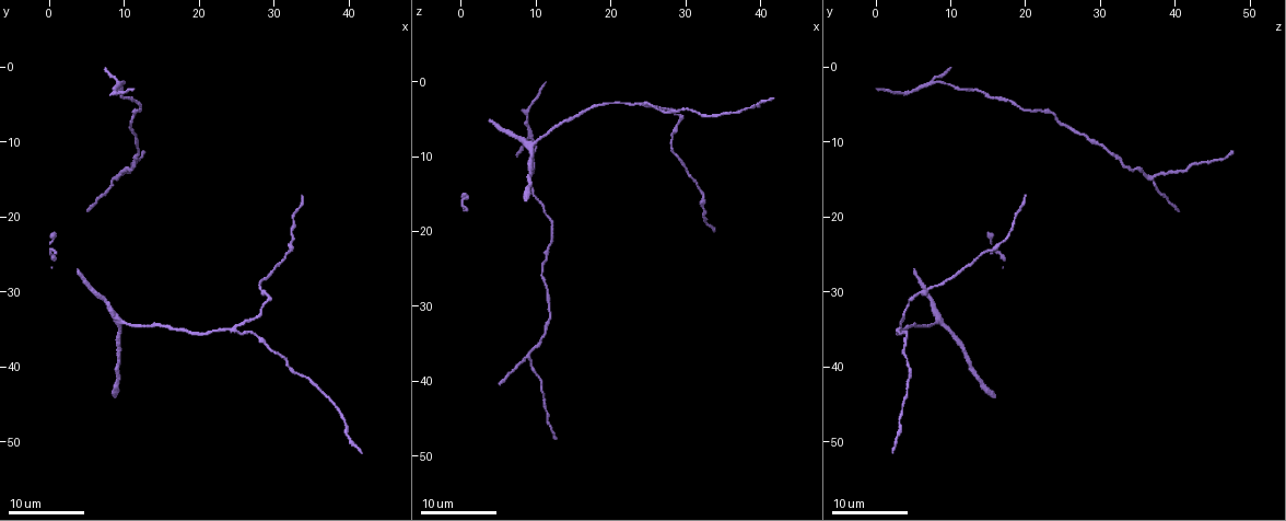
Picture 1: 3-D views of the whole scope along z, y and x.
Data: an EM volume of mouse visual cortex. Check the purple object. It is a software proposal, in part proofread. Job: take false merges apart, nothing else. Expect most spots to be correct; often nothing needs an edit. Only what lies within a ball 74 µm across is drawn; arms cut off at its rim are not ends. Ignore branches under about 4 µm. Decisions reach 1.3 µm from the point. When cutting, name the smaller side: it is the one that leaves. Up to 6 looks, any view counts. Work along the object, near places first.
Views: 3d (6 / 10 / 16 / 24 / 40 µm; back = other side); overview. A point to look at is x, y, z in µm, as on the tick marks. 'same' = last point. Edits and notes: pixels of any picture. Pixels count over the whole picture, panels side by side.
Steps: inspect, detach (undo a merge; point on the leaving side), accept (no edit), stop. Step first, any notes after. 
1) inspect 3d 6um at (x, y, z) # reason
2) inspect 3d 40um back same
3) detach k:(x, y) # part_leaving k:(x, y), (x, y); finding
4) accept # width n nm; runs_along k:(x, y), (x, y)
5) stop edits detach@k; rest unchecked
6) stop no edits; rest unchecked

inspect 3d 10um at (10.0, 34.0, 8.0) # a fork

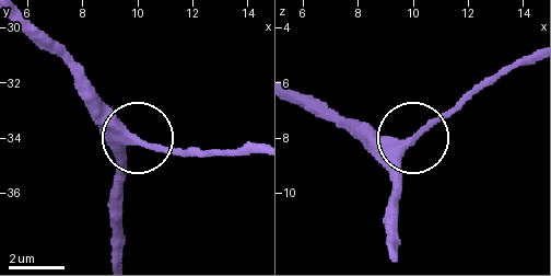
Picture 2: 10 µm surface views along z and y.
inspect 3d 6um at (9.6, 34.0, 8.4) # closer look

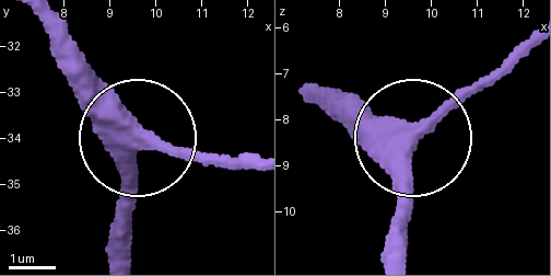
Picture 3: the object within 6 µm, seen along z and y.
accept # width 340 nm; runs_along 3:(43, 27), (133, 134), (126, 248); all the same neuron

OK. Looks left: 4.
inspect 3d 10um at (25.0, 35.0, 3.5) # three arms meet

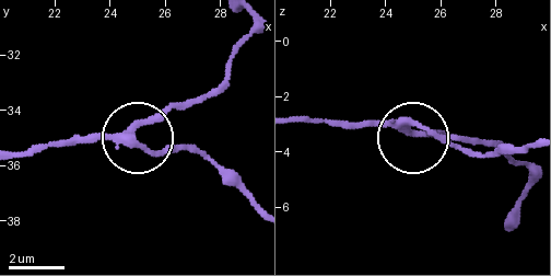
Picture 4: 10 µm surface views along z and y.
accept # width 260 nm; runs_along 4:(299, 118), (425, 130), (487, 154); continuous, no second neuron

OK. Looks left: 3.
inspect 3d 10um at (9.0, 14.5, 37.0) # three-way junction

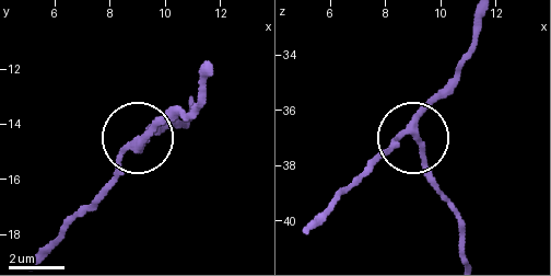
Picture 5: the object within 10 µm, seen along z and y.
accept # side_arm 7 um; one neuron here

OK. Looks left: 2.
stop no edits; rest unchecked

